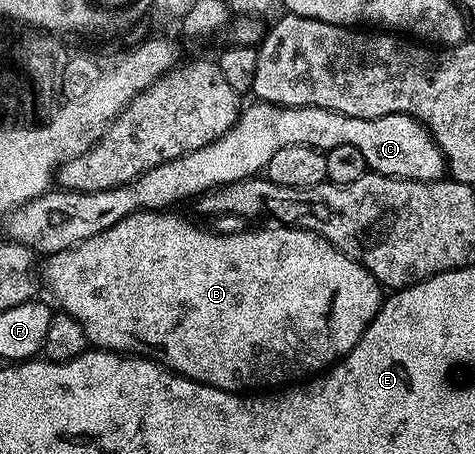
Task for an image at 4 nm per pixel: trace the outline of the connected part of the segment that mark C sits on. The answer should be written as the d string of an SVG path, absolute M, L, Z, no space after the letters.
M254 101L247 111L245 108L239 114L234 127L225 131L216 141L195 151L189 151L180 159L156 165L127 183L104 189L100 195L70 195L68 213L80 215L80 217L104 215L104 223L111 227L116 221L136 211L170 209L175 206L173 203L178 203L181 199L190 199L193 195L200 194L201 191L209 192L211 189L239 183L242 179L257 176L268 165L268 161L272 161L273 155L279 149L301 143L305 147L317 147L323 153L331 151L336 145L352 145L354 148L360 149L360 153L364 153L366 166L375 175L387 175L393 179L441 179L444 175L442 151L435 146L434 139L431 138L429 132L410 115L385 115L365 119L364 117L348 117L344 113L336 113L332 109L323 107L286 107L281 103Z

